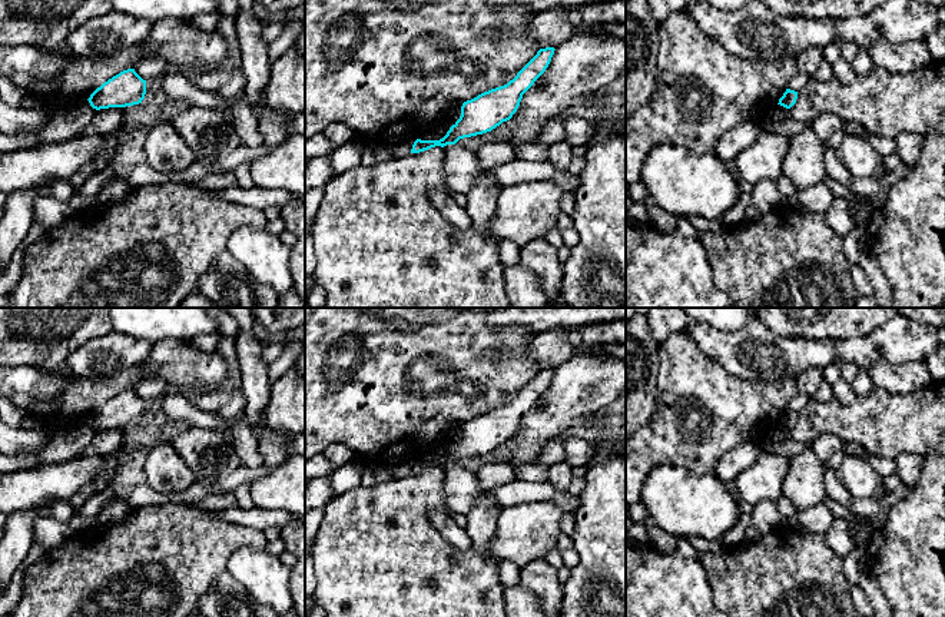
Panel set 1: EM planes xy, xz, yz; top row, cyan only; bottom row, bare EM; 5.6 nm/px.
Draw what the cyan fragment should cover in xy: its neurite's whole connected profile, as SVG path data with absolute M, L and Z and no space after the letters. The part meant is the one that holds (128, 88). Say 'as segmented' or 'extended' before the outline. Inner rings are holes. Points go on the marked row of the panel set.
as segmented; M127 69L105 82L87 100L93 109L100 110L139 105L145 94L146 80L135 69Z

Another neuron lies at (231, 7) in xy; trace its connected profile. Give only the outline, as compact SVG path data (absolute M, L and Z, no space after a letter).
M216 0L219 6L219 11L232 19L236 19L239 14L239 3L238 0Z

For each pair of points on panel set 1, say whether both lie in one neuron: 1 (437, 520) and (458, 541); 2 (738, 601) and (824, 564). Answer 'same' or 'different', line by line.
1: same
2: same

